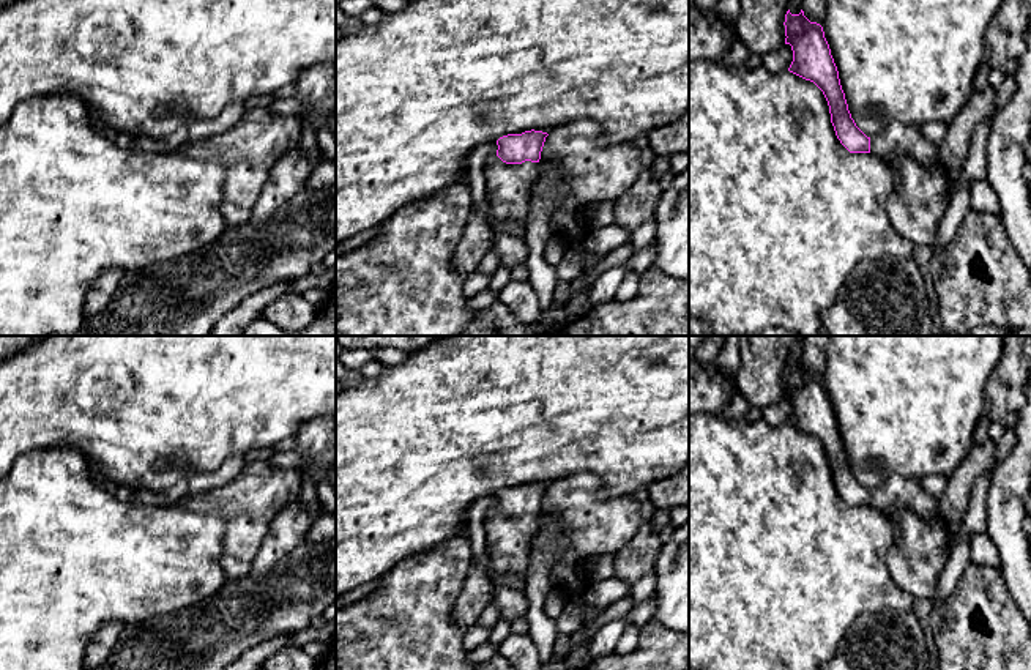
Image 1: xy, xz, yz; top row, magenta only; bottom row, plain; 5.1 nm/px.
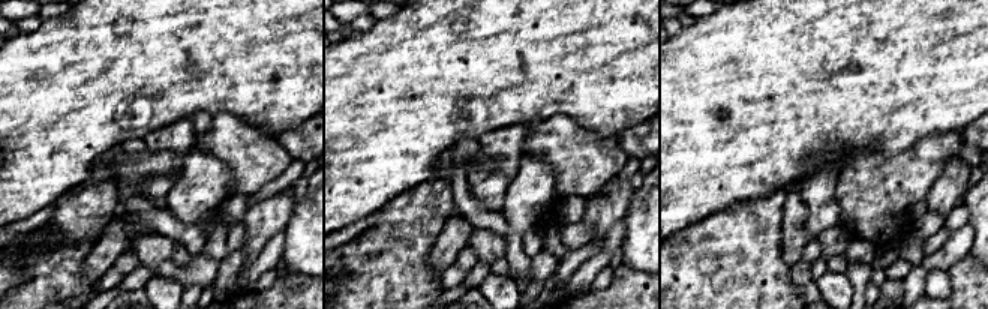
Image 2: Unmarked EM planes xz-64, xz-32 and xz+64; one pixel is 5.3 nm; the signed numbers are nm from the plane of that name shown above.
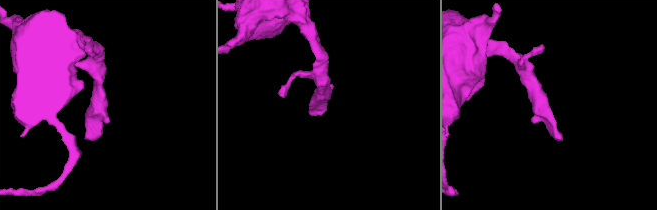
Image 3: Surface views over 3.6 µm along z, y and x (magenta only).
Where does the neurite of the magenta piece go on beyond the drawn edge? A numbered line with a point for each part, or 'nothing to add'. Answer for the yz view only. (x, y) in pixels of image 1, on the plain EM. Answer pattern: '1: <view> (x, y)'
1: yz (896, 494)

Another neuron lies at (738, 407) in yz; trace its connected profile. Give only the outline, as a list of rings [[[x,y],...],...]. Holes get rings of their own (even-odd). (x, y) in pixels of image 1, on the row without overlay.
[[[736,391],[727,408],[722,411],[722,416],[727,419],[743,419],[747,416],[750,405],[747,400]]]

